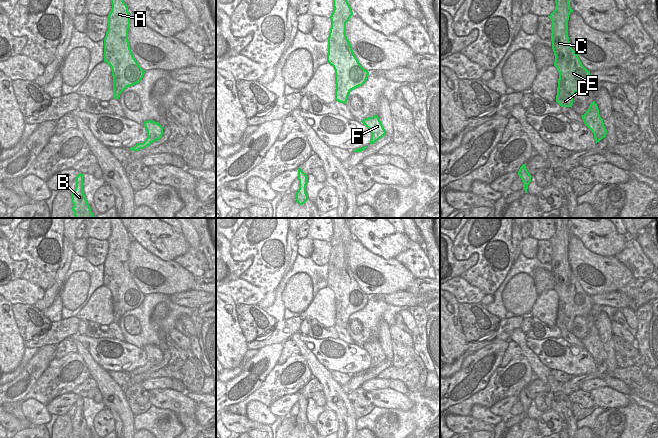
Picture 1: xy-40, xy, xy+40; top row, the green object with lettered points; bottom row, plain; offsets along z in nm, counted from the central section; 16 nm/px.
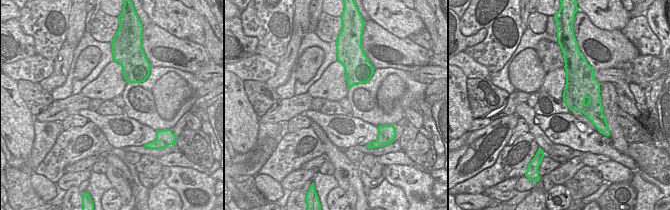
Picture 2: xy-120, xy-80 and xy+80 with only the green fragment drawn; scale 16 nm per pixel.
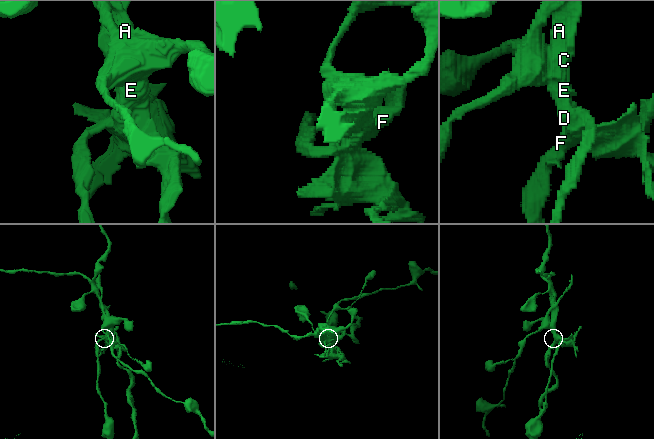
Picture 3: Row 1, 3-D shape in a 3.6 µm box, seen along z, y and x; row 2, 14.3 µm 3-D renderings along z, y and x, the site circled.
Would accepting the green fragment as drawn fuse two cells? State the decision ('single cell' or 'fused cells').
fused cells

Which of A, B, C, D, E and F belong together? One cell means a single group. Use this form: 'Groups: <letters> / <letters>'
Groups: A C D E F / B

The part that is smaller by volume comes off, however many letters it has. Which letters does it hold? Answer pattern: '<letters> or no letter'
B

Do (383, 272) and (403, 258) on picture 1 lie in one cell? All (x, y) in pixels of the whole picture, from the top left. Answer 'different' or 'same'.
different

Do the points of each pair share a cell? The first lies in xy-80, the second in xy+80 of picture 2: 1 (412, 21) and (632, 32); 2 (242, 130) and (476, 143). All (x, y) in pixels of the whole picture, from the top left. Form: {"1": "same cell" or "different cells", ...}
{"1": "different cells", "2": "different cells"}

